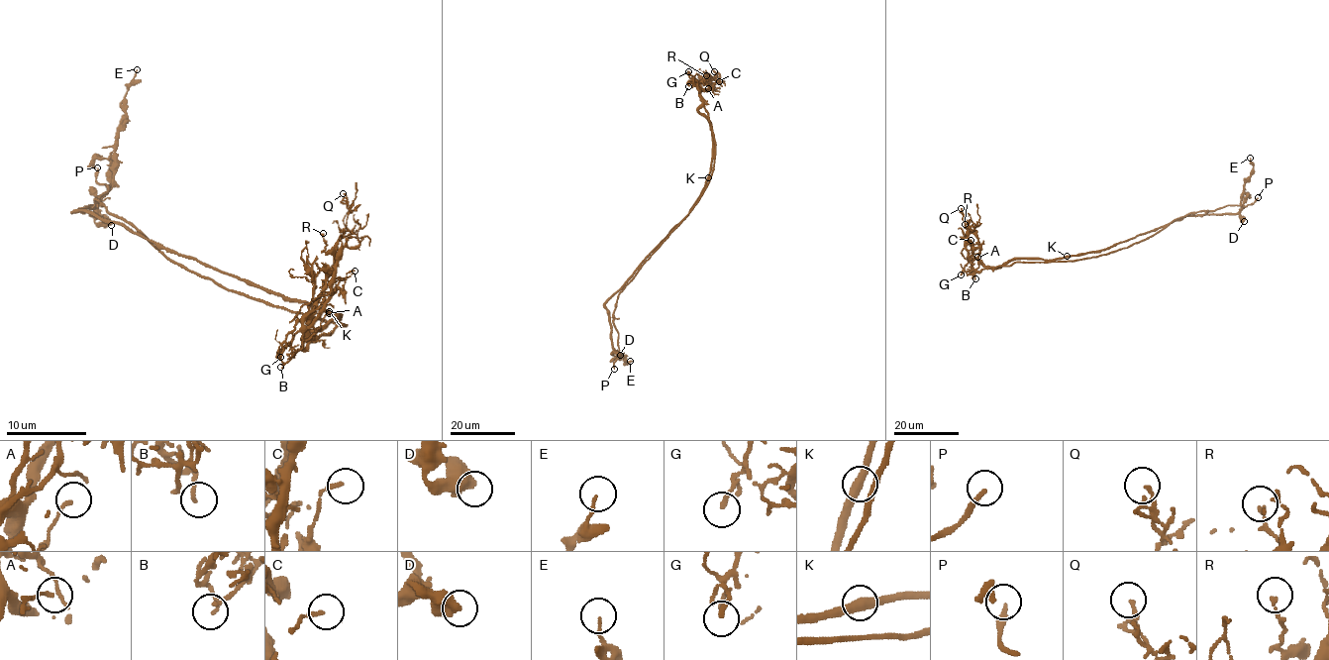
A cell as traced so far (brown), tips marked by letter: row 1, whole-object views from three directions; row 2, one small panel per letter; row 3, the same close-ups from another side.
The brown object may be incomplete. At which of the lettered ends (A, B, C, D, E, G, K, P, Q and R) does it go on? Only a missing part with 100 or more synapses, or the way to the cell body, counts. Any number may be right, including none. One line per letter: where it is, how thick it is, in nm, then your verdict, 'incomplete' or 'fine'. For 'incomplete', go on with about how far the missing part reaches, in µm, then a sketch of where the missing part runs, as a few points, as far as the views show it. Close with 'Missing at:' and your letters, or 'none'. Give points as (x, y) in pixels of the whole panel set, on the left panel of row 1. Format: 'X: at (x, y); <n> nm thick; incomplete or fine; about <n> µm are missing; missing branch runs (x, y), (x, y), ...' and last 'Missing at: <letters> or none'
A: at (329, 313); 130 nm thick; fine
B: at (280, 367); 100 nm thick; fine
C: at (355, 271); 150 nm thick; fine
D: at (111, 225); 550 nm thick; fine
E: at (137, 69); 110 nm thick; fine
G: at (280, 357); 190 nm thick; fine
K: at (329, 311); 360 nm thick; fine
P: at (97, 167); 200 nm thick; incomplete; about 25 µm are missing; missing branch runs (97, 167), (87, 160), (69, 160), (115, 173), (145, 199), (163, 203), (169, 215)
Q: at (343, 193); 120 nm thick; fine
R: at (323, 233); 130 nm thick; fine
Missing at: P

